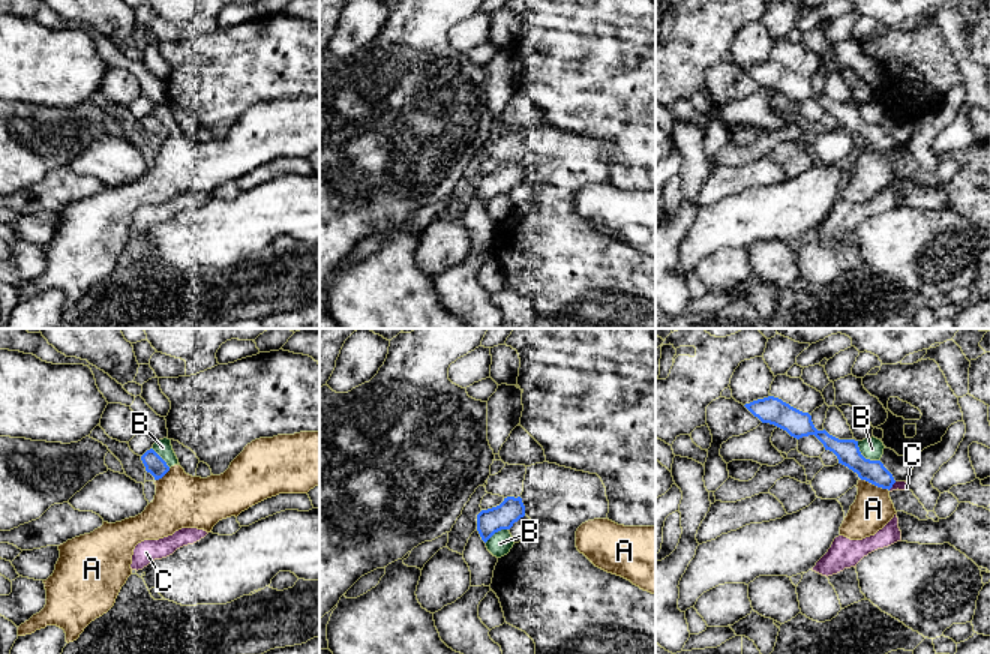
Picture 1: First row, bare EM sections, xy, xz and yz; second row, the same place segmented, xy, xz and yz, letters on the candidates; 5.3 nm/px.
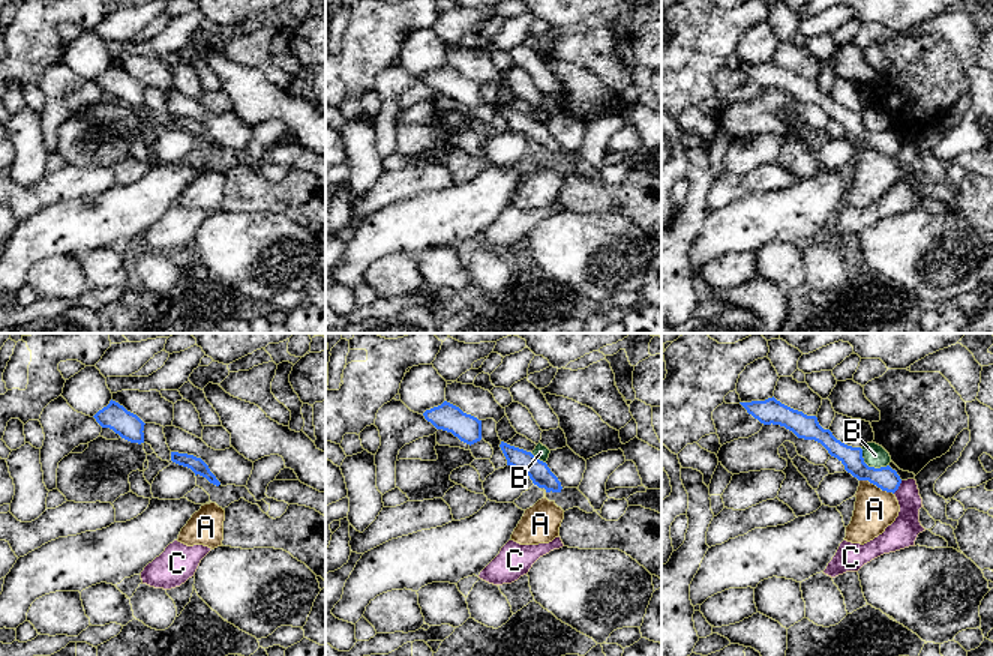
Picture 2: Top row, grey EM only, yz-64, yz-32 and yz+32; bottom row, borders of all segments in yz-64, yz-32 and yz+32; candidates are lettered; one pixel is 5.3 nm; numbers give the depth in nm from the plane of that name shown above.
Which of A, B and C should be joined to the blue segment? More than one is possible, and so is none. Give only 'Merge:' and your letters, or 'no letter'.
Merge: no letter

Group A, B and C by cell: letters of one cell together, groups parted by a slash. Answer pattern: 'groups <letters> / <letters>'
groups A B / C

